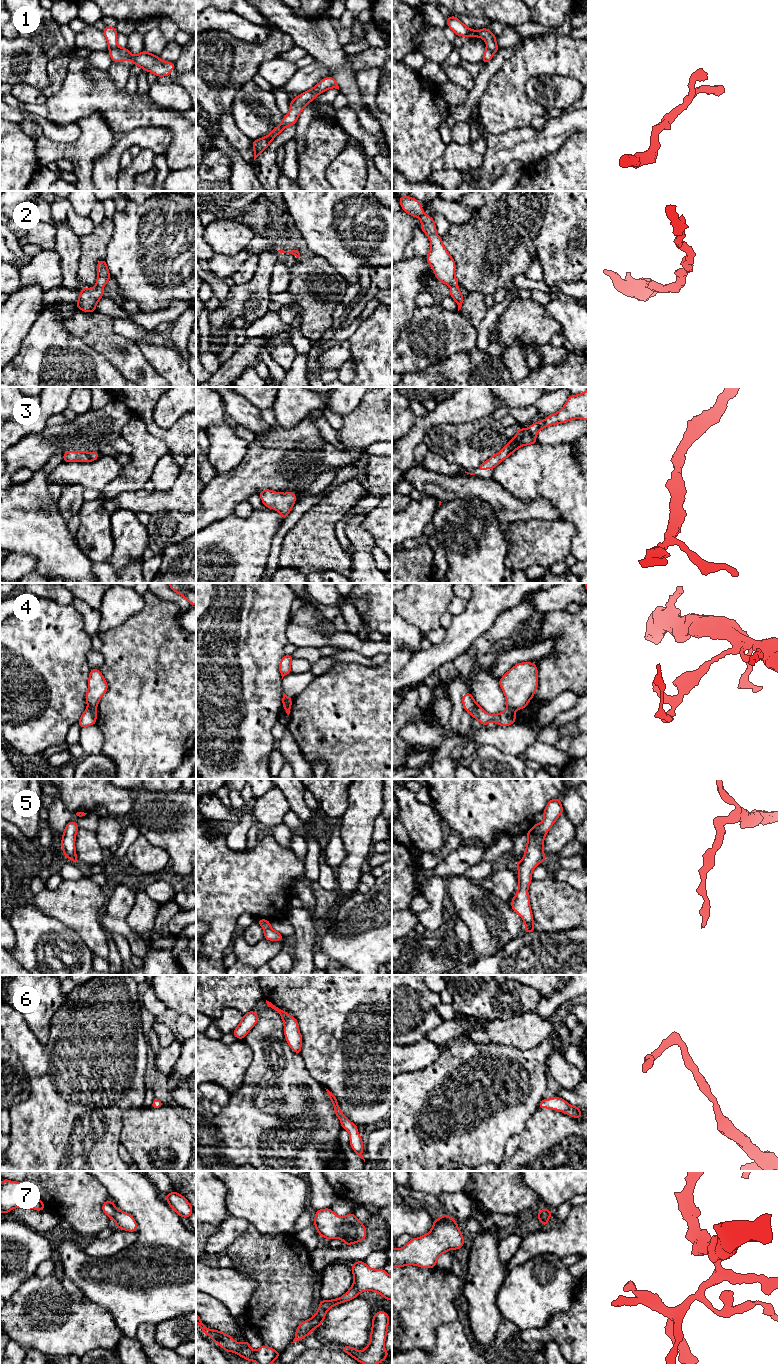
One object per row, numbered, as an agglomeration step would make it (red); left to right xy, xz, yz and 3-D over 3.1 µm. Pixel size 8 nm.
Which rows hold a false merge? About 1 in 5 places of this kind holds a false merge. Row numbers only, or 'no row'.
4

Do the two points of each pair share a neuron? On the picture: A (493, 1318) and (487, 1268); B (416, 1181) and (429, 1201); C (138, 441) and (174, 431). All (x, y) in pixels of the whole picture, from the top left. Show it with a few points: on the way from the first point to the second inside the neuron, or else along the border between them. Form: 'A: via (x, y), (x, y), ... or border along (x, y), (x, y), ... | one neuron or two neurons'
A: via (487, 1306), (487, 1280) | one neuron
B: border along (406, 1188), (413, 1192), (426, 1192), (436, 1197) | two neurons
C: border along (140, 418), (146, 429), (161, 439), (169, 450) | two neurons

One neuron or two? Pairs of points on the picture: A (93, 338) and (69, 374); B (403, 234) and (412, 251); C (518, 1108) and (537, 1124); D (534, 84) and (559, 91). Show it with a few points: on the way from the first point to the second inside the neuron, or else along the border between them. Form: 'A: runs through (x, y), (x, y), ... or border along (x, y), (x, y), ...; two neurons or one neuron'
A: border along (69, 332), (78, 336), (107, 360); two neurons
B: border along (420, 228), (414, 231), (405, 247), (402, 258); two neurons
C: border along (538, 1108), (527, 1121), (525, 1128), (515, 1135); two neurons
D: runs through (540, 88), (553, 91); one neuron

